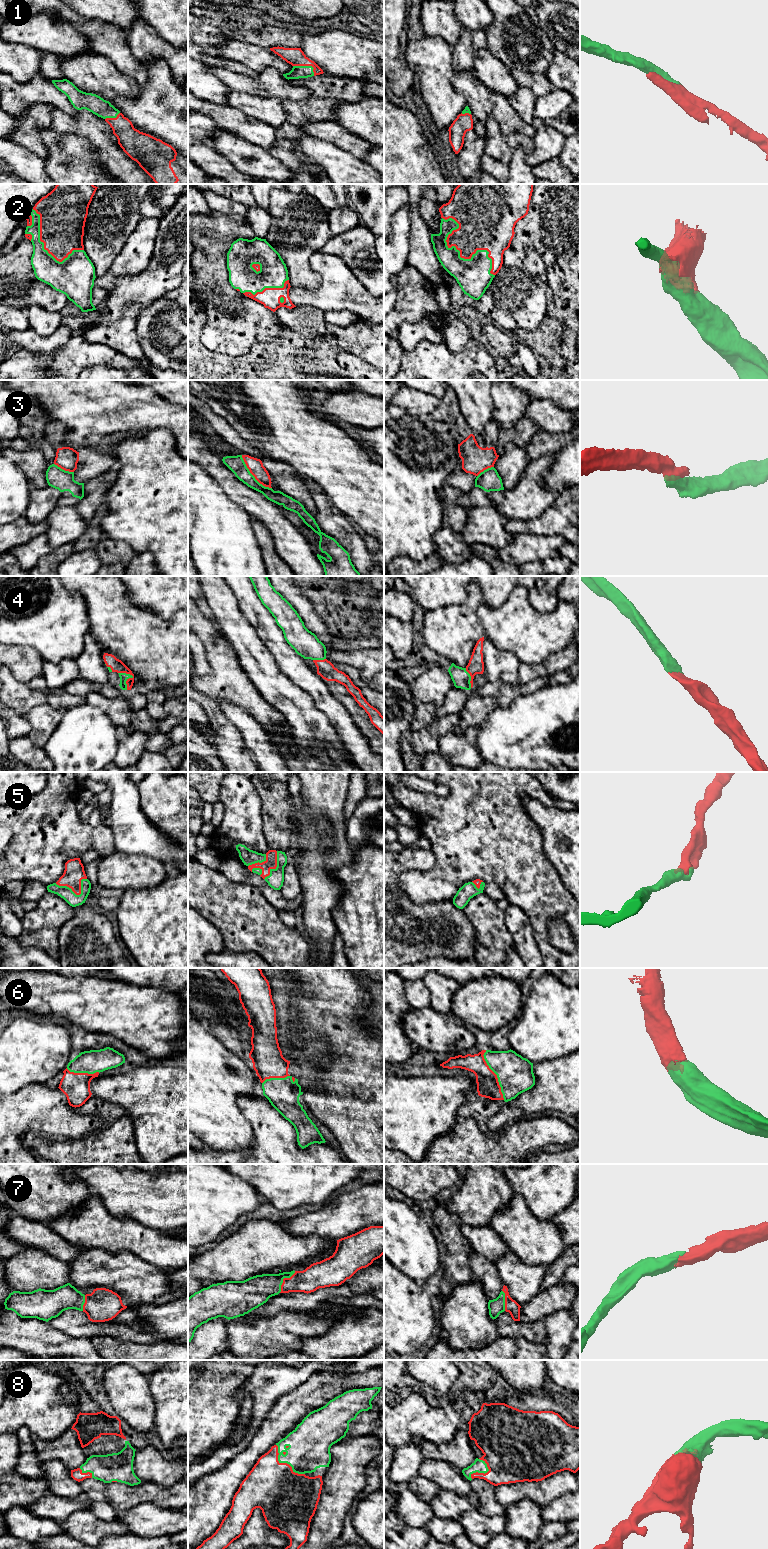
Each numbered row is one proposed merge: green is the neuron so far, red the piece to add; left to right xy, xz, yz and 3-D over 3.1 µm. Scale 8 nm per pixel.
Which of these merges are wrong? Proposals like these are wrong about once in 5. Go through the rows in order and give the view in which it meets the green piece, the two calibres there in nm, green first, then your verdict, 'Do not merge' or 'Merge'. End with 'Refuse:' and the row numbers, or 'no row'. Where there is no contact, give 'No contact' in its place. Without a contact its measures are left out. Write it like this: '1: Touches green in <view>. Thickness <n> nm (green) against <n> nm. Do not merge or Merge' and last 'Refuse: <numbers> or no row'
1: Touches green in xz. Thickness 100 nm (green) against 140 nm. Merge
2: Touches green in yz. Thickness 280 nm (green) against 320 nm. Merge
3: Touches green in xz. Thickness 140 nm (green) against 120 nm. Do not merge
4: Touches green in xy. Thickness 60 nm (green) against 110 nm. Merge
5: Touches green in xy. Thickness 100 nm (green) against 160 nm. Merge
6: Touches green in yz. Thickness 300 nm (green) against 180 nm. Merge
7: Touches green in xz. Thickness 240 nm (green) against 190 nm. Merge
8: Touches green in xz. Thickness 340 nm (green) against 400 nm. Merge
Refuse: 3

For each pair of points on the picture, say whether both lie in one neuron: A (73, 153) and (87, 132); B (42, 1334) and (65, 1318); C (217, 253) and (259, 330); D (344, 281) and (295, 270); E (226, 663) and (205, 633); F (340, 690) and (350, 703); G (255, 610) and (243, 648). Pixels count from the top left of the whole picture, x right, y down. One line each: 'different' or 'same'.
A: different
B: different
C: same
D: different
E: same
F: same
G: different

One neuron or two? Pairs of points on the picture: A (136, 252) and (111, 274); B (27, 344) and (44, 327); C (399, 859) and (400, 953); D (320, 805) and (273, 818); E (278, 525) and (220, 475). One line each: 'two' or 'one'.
A: one
B: two
C: one
D: two
E: one

